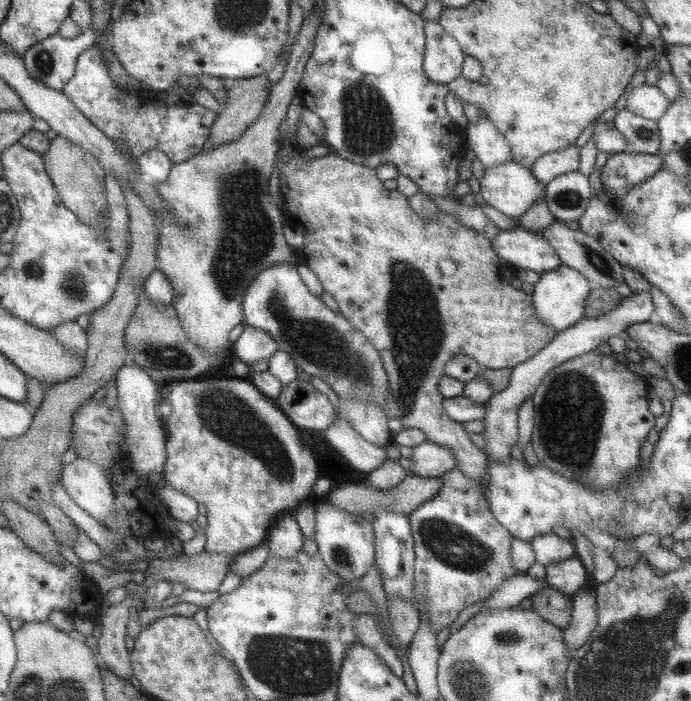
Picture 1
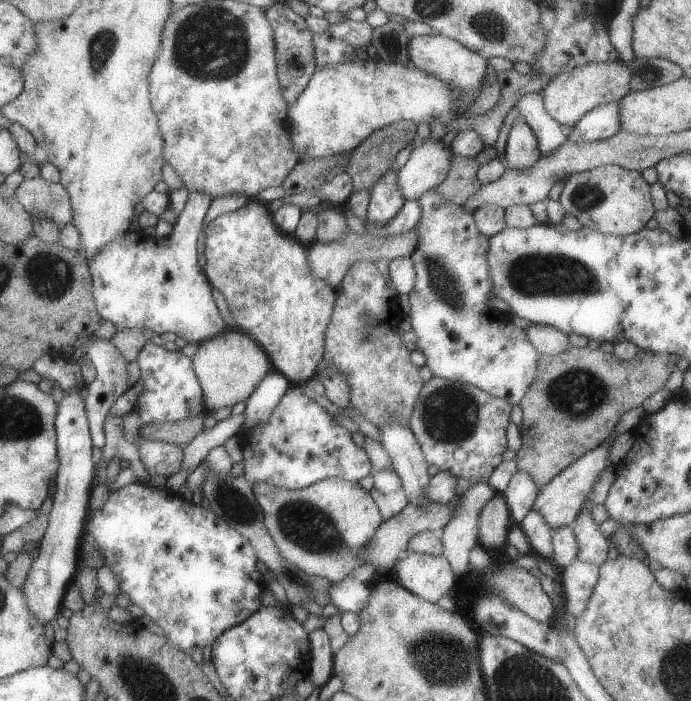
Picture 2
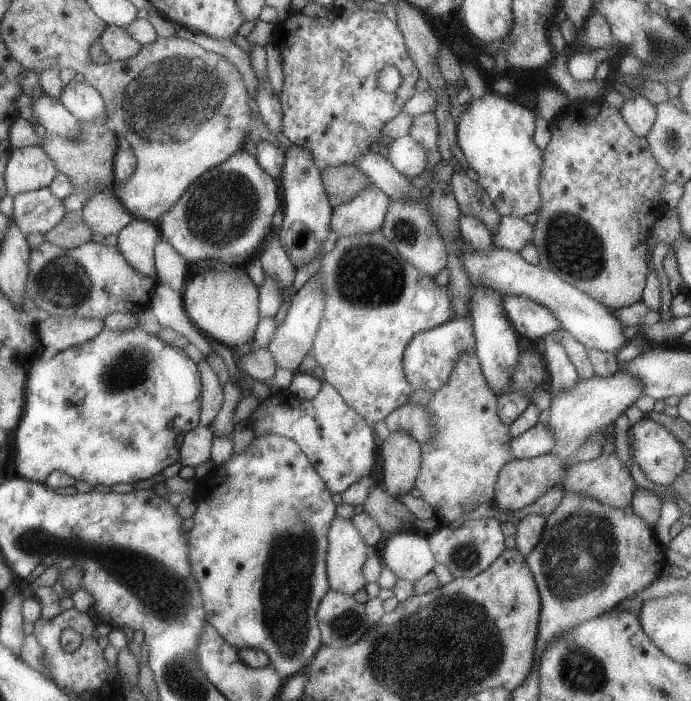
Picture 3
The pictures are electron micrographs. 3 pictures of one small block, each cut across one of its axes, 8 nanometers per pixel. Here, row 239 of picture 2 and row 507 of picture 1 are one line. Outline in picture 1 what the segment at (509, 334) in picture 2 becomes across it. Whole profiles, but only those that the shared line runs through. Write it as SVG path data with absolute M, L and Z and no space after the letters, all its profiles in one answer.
M457 467L442 474L440 479L442 479L440 492L408 515L415 542L414 601L424 602L428 622L432 624L432 630L436 634L442 628L451 626L466 606L488 598L488 595L494 593L506 579L520 573L520 570L513 568L509 556L514 538L511 532L496 520L480 488L473 484L470 478L466 478L464 472Z

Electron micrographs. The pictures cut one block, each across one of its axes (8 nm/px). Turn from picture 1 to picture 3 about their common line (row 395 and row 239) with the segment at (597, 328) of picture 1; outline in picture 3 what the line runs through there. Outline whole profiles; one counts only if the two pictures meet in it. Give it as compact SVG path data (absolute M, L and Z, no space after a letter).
M502 216L496 234L491 235L496 247L520 252L524 244L533 244L534 227L523 217Z

